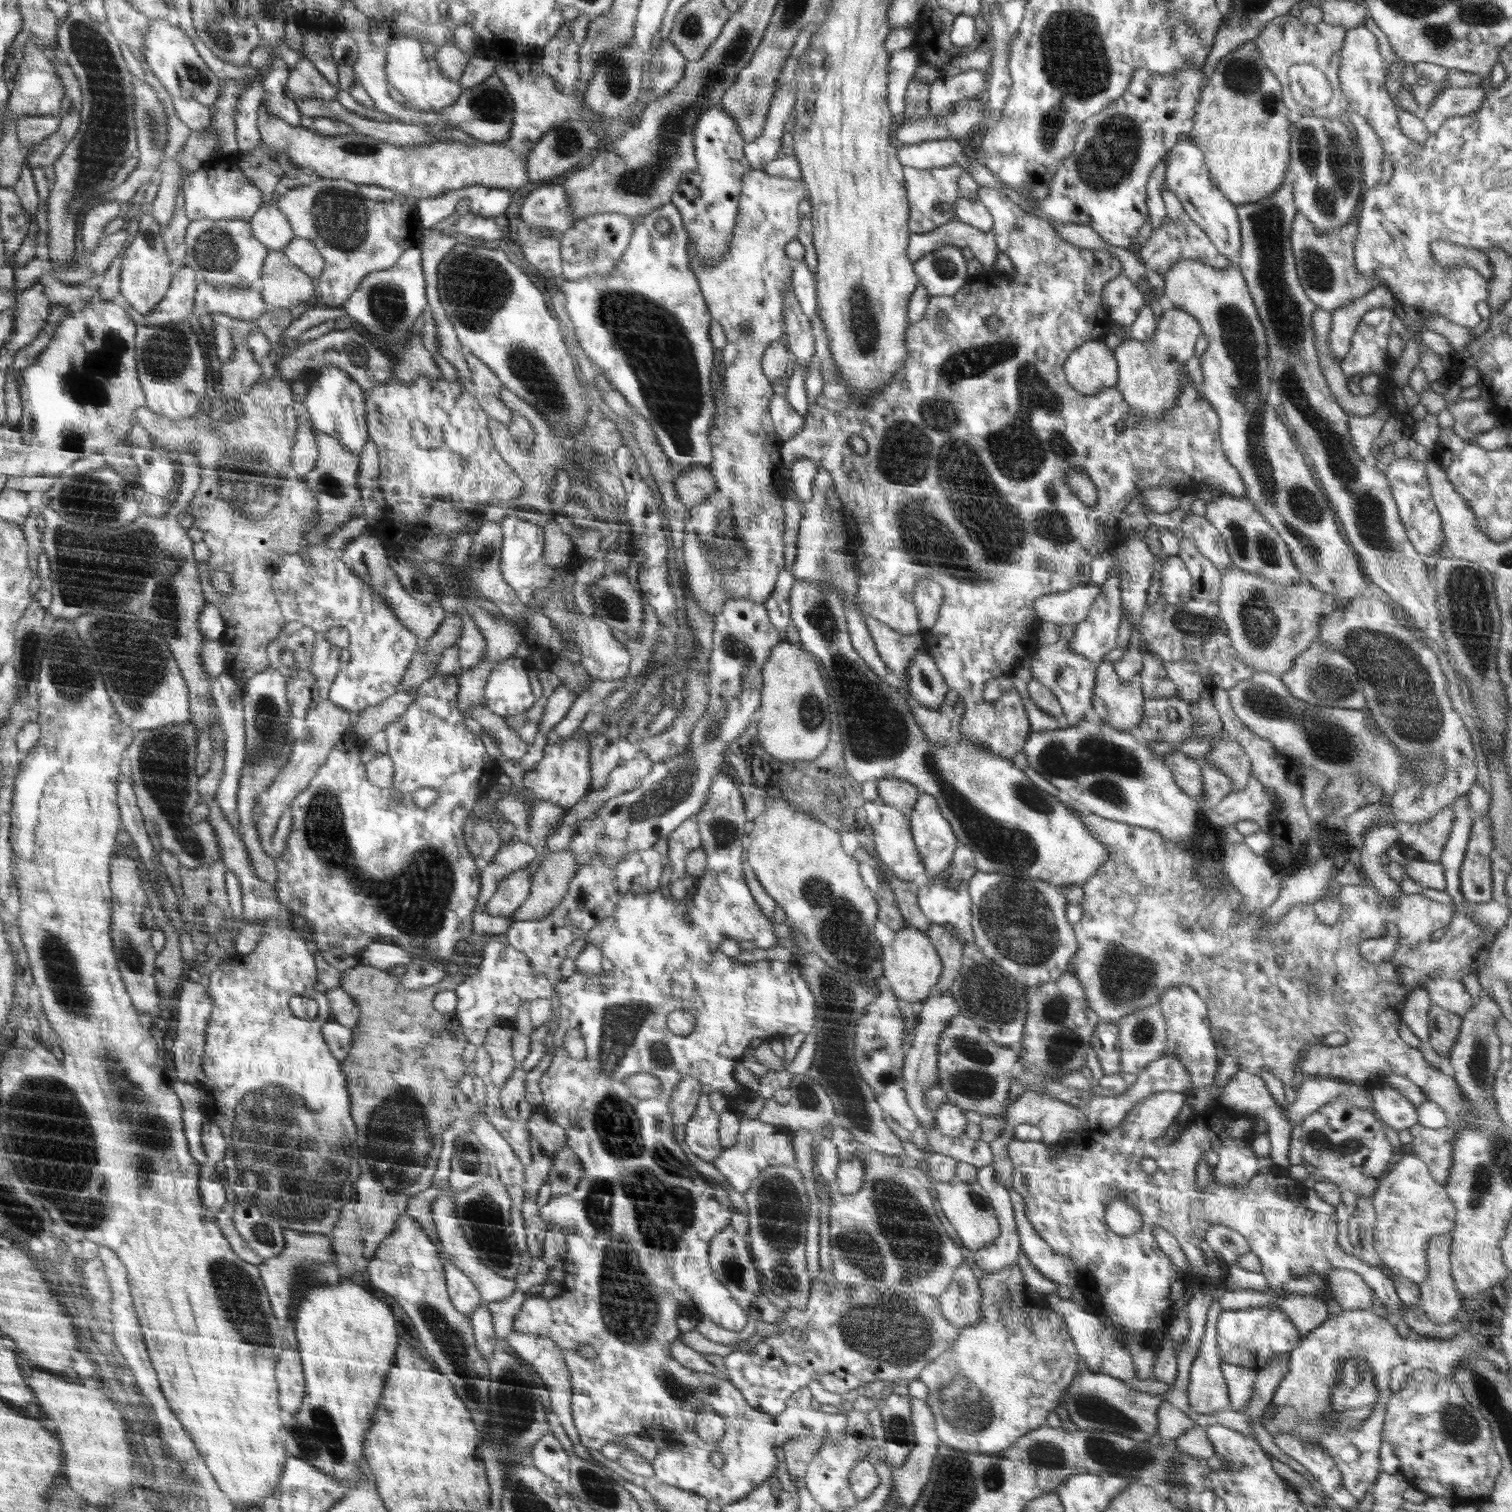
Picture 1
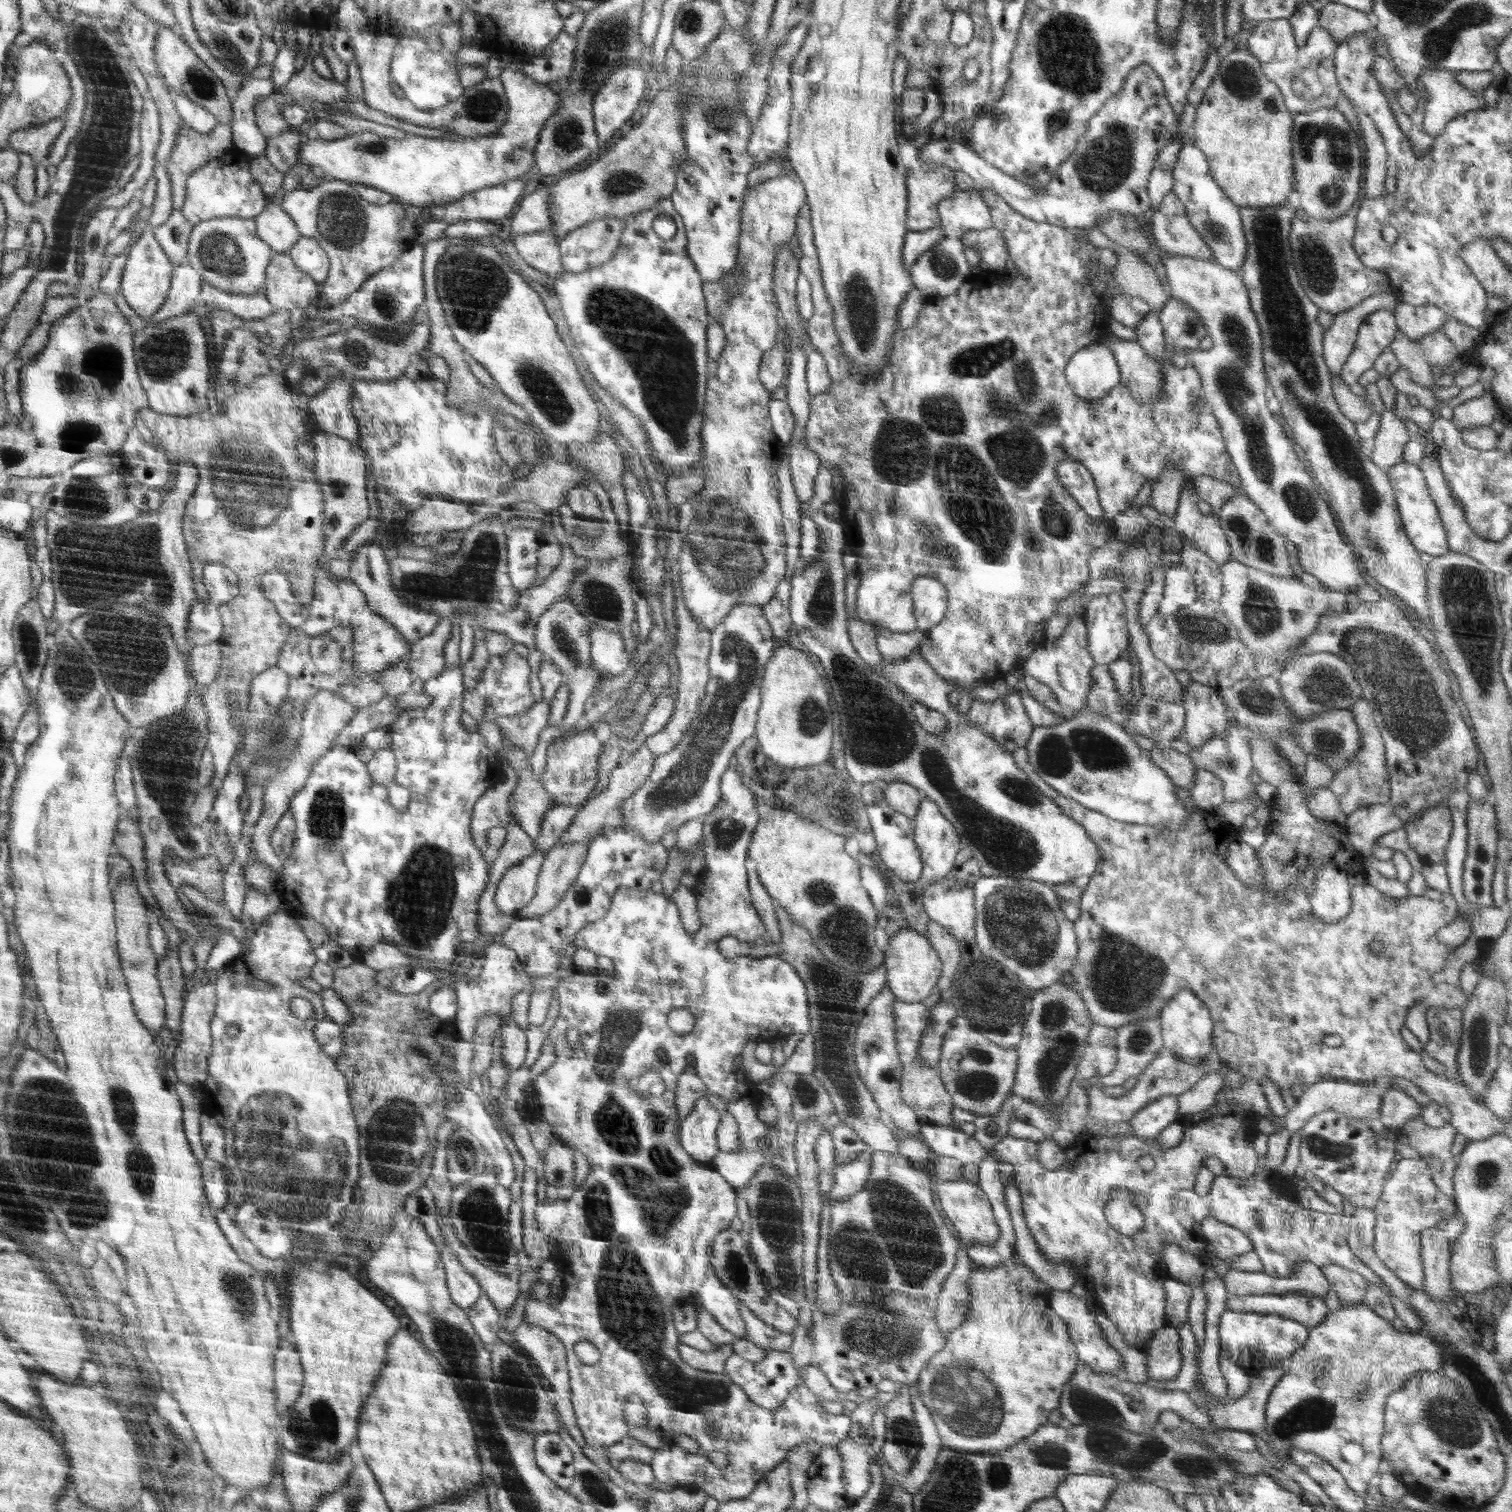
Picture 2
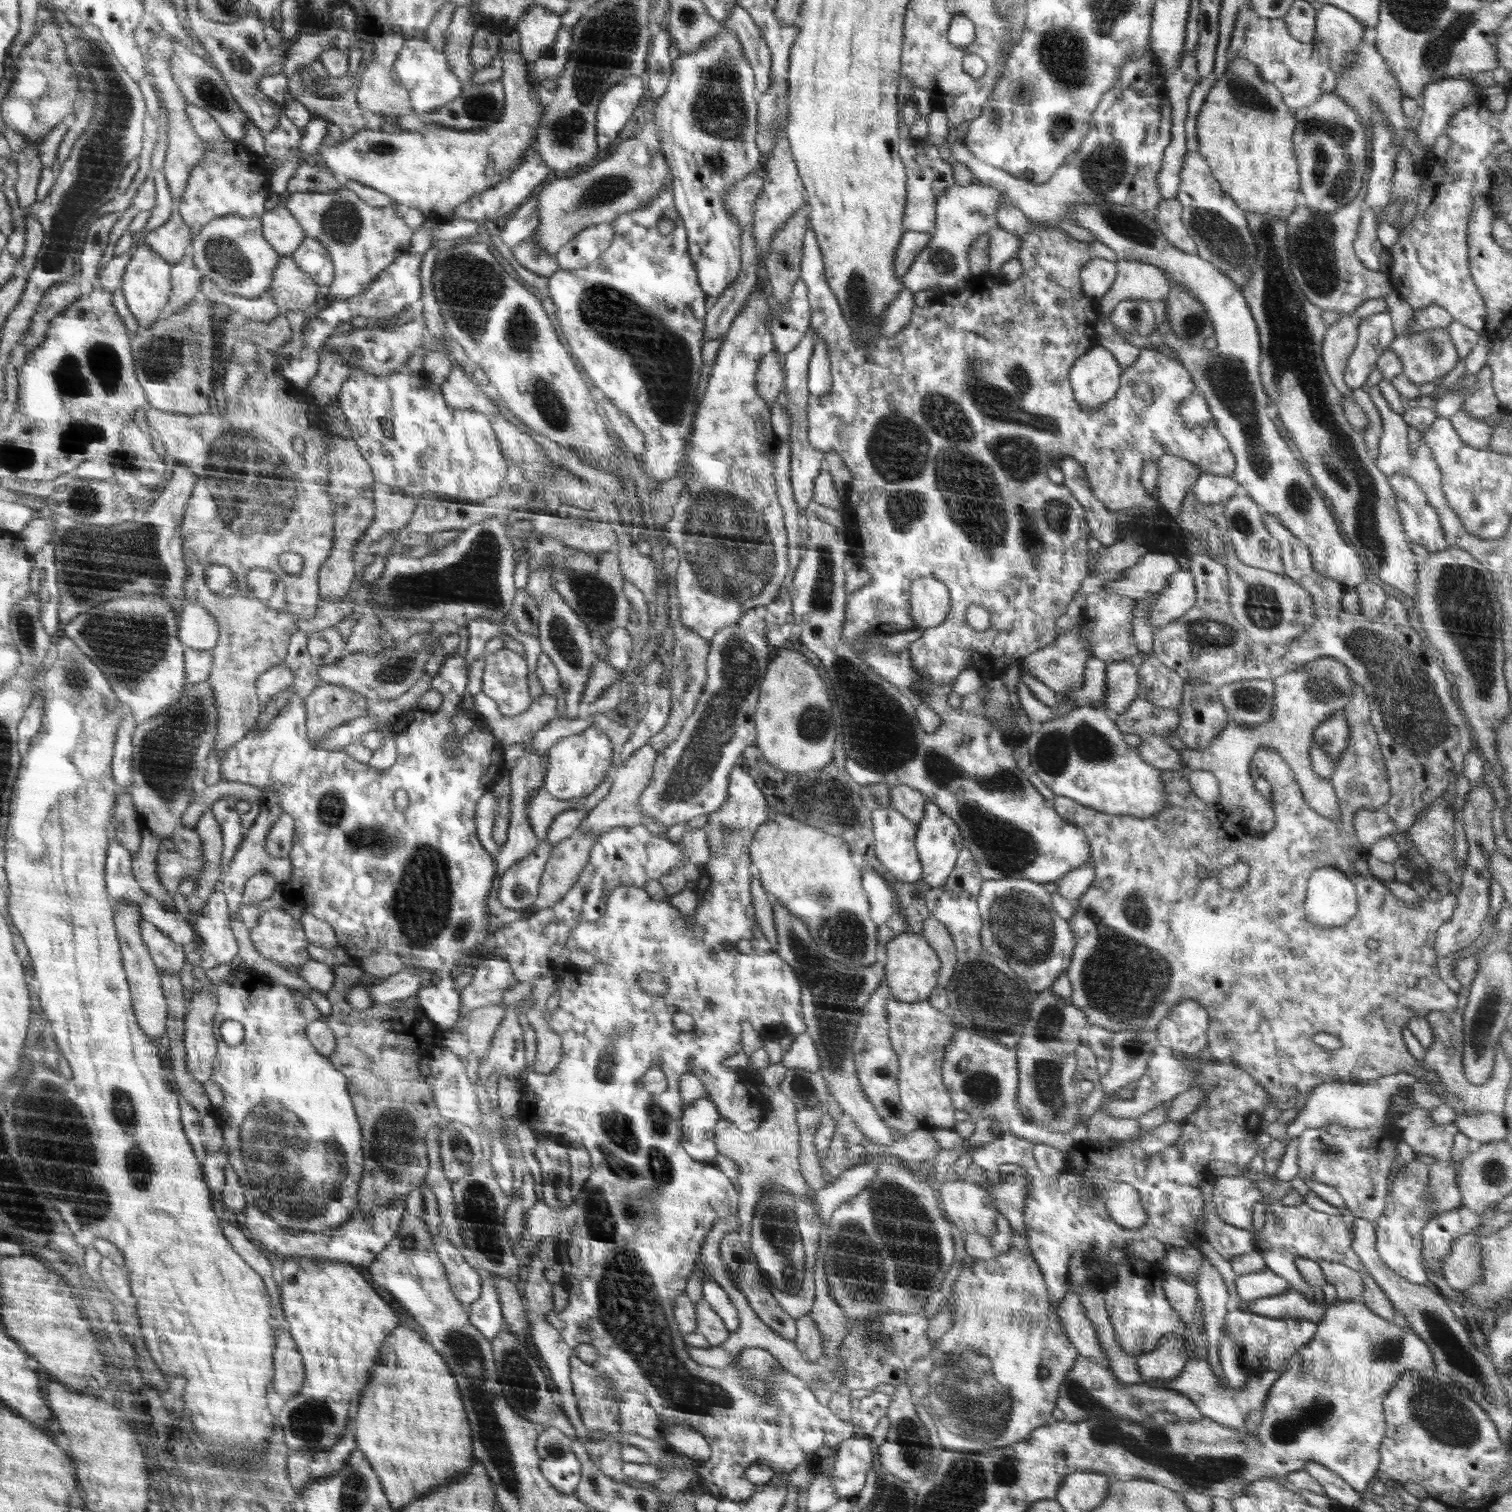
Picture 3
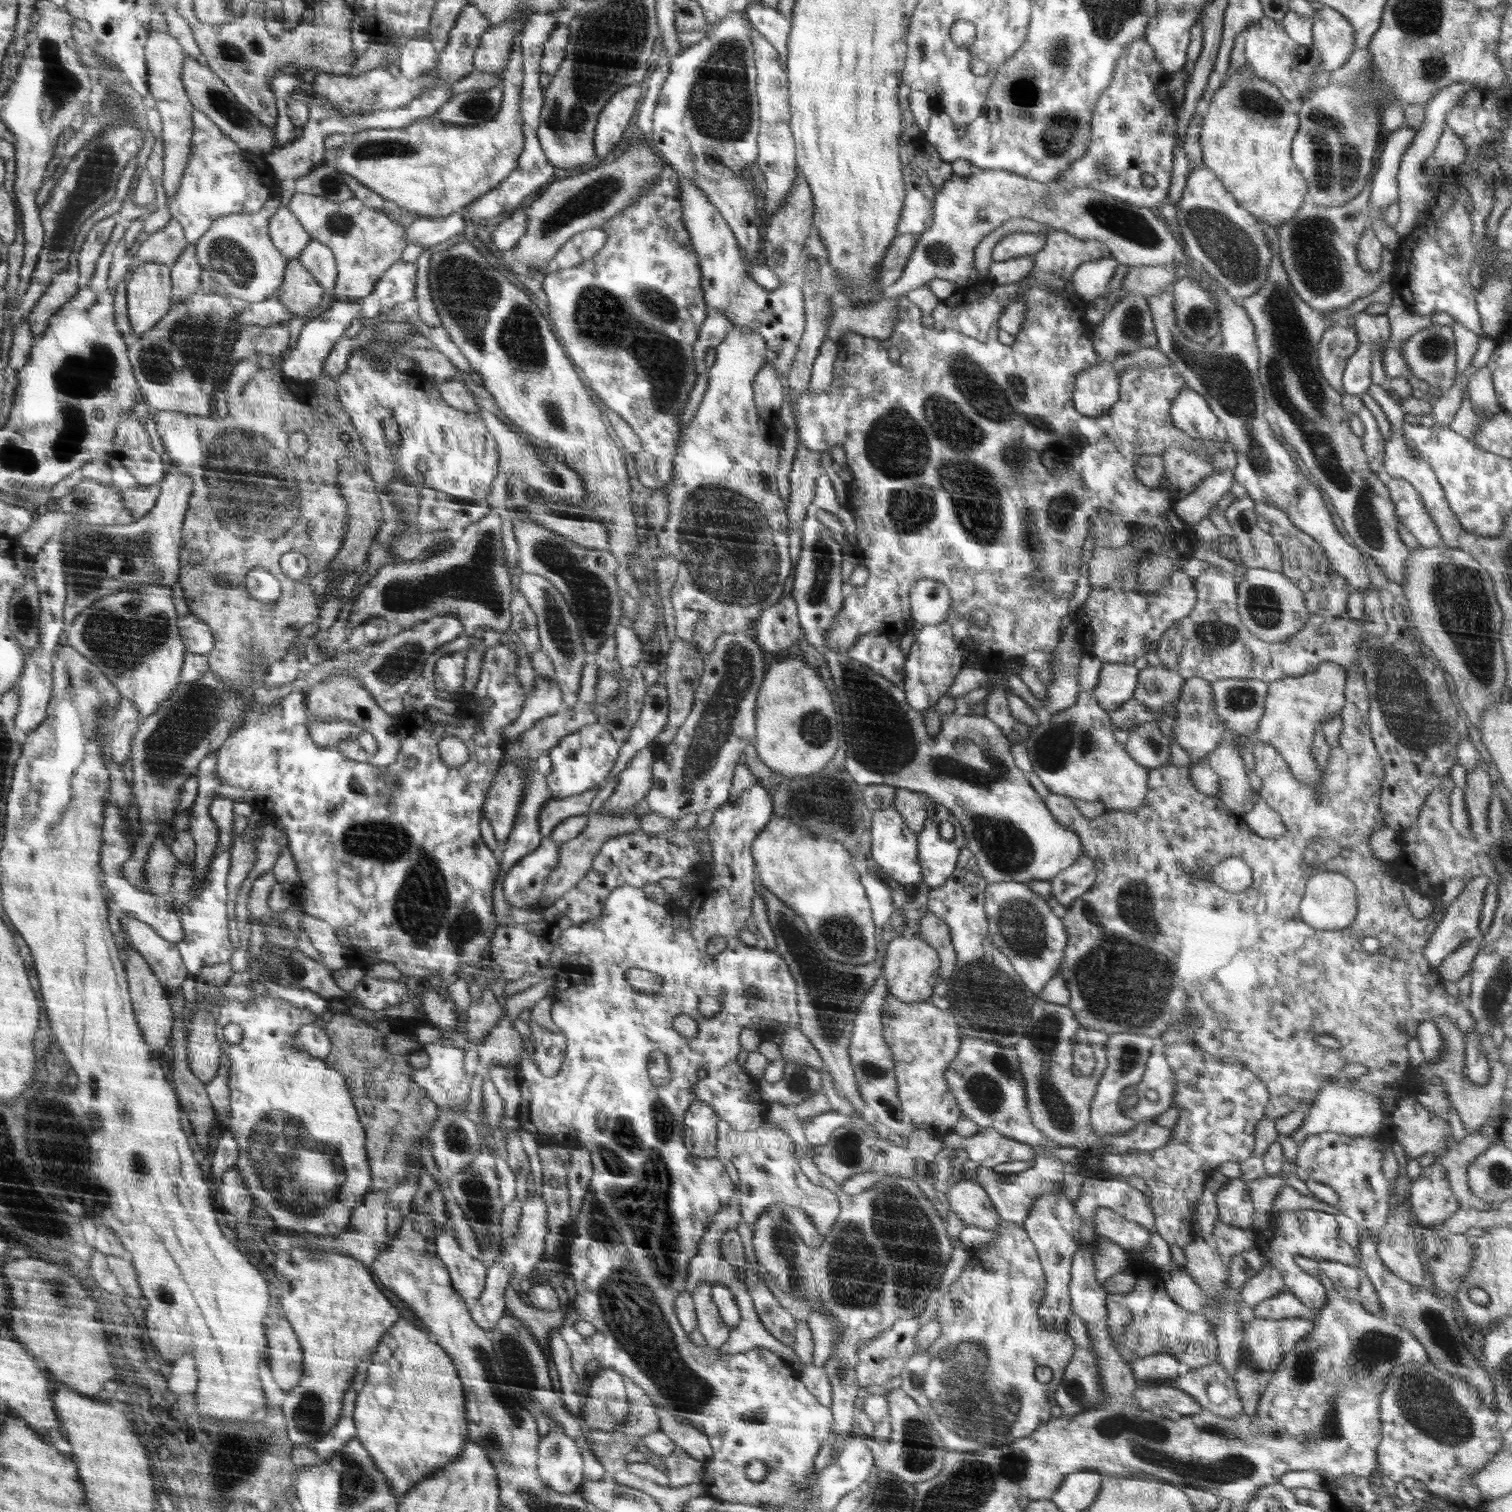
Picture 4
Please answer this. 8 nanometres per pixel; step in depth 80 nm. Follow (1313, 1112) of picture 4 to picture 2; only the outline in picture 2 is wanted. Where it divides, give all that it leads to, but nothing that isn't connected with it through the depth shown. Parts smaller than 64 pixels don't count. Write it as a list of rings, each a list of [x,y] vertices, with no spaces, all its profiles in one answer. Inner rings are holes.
[[[1378,1077],[1372,1081],[1357,1083],[1346,1079],[1321,1080],[1316,1084],[1306,1086],[1304,1094],[1298,1098],[1297,1104],[1290,1108],[1286,1116],[1283,1116],[1284,1127],[1290,1134],[1299,1131],[1309,1118],[1324,1112],[1325,1110],[1335,1110],[1348,1118],[1360,1120],[1363,1118],[1378,1119],[1380,1116],[1380,1106],[1382,1106],[1382,1096],[1384,1092],[1394,1089],[1393,1077]]]

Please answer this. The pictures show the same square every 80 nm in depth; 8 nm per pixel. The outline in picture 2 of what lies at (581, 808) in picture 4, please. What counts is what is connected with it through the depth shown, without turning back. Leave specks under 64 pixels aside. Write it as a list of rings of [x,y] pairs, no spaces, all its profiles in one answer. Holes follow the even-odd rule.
[[[526,773],[518,776],[518,782],[516,789],[509,797],[509,813],[519,825],[520,829],[524,830],[526,834],[533,840],[540,836],[540,826],[544,813],[552,808],[557,800],[552,798],[542,786],[541,781],[538,781],[538,776],[530,773]]]

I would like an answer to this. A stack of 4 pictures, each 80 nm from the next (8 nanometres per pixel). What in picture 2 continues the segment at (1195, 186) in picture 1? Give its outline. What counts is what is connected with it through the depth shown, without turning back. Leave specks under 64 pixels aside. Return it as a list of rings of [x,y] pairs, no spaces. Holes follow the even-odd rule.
[[[1182,144],[1172,169],[1173,194],[1182,202],[1190,224],[1212,249],[1215,262],[1224,268],[1241,273],[1245,261],[1247,238],[1242,228],[1239,207],[1234,205],[1209,174],[1206,155],[1192,144]]]

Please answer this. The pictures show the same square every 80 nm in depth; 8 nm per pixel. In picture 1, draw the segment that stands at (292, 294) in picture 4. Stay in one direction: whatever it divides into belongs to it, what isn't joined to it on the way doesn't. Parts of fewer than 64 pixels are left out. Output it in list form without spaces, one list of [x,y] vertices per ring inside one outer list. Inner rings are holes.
[[[271,251],[263,262],[262,276],[258,289],[264,302],[280,309],[291,309],[314,292],[314,282],[310,275],[295,265],[283,251]]]

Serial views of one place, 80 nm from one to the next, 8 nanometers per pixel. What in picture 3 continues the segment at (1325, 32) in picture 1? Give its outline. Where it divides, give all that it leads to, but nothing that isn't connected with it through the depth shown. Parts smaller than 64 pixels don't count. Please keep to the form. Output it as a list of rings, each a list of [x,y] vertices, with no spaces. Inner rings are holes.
[[[1255,14],[1246,27],[1240,54],[1258,67],[1264,81],[1276,86],[1284,105],[1290,110],[1310,107],[1320,95],[1335,92],[1336,73],[1330,70],[1329,48],[1316,38],[1307,43],[1294,40],[1284,19],[1264,18]]]

